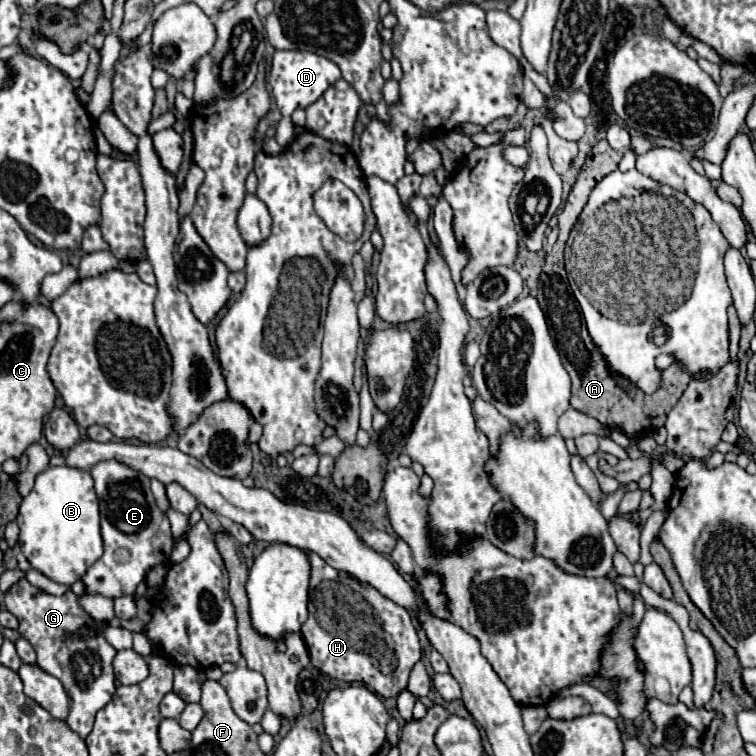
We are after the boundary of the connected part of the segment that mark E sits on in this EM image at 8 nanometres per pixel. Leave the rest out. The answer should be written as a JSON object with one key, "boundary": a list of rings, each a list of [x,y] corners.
{"boundary":[[[103,460],[91,466],[95,492],[101,506],[101,534],[105,554],[87,570],[83,582],[89,594],[119,598],[133,594],[145,580],[147,572],[157,564],[167,564],[175,548],[167,516],[157,508],[149,478],[119,460]]]}

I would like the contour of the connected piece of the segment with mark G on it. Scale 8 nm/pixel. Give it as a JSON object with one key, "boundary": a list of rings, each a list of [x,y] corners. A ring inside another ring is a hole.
{"boundary":[[[21,578],[17,584],[13,584],[7,592],[5,592],[5,606],[11,614],[17,616],[19,620],[19,634],[31,642],[31,646],[37,652],[37,666],[59,678],[65,686],[65,692],[69,696],[69,716],[67,716],[67,724],[73,732],[77,732],[81,738],[85,738],[91,732],[93,720],[97,710],[101,710],[115,694],[115,674],[113,674],[113,658],[117,654],[117,650],[105,640],[103,632],[99,630],[99,622],[95,622],[79,604],[79,596],[73,592],[65,592],[63,596],[49,596],[45,592],[41,592],[39,588],[35,588],[33,584],[27,582],[27,578]],[[81,630],[87,630],[85,636],[81,636]]]}

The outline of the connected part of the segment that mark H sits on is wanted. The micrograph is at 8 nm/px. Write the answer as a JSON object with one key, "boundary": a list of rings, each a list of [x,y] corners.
{"boundary":[[[311,554],[309,560],[313,568],[309,618],[301,626],[301,636],[309,650],[311,664],[335,680],[361,682],[383,698],[397,696],[407,688],[411,666],[421,658],[419,638],[409,612],[389,598],[383,598],[373,586],[319,562],[317,554]]]}

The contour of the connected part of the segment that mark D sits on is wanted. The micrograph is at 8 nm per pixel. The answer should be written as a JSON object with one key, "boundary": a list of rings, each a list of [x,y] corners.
{"boundary":[[[277,50],[271,62],[271,72],[269,72],[269,84],[271,92],[275,96],[275,102],[283,114],[283,120],[277,124],[277,136],[275,140],[281,146],[287,146],[289,140],[293,140],[293,126],[291,126],[291,114],[295,108],[307,108],[313,104],[333,82],[341,78],[339,66],[335,62],[307,52],[307,50]]]}

